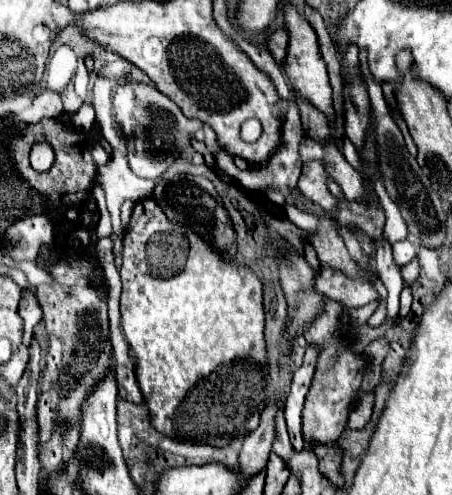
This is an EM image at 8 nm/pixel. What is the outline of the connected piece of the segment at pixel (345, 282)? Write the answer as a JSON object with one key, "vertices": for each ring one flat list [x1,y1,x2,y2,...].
{"vertices":[[320,266,320,272,314,276,314,288,322,296,330,296,342,302,346,308,366,306,368,302,378,298,378,292,372,284,362,278,348,278,340,270]]}

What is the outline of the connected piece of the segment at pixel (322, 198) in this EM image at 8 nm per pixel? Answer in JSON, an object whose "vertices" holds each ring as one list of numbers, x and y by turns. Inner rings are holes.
{"vertices":[[312,162,312,164,304,164,302,168,302,176,298,180,298,188,304,192,304,196,308,196,314,204,322,206,324,210,332,212,336,206,336,198,328,192,326,188,326,174,322,168,322,162]]}

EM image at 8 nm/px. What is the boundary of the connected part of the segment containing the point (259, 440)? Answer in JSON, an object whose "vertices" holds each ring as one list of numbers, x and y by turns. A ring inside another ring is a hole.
{"vertices":[[270,400,266,410,262,412,258,428,244,438,244,446,240,450,240,472,244,474,244,478,258,474,268,462,274,442,274,408,276,402]]}

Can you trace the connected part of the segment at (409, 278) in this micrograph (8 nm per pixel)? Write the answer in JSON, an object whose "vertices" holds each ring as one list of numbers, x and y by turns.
{"vertices":[[416,256,414,260,410,260,410,262,402,268,404,284,412,284,412,282,418,278,418,272,420,272,420,264,418,264,418,256]]}

